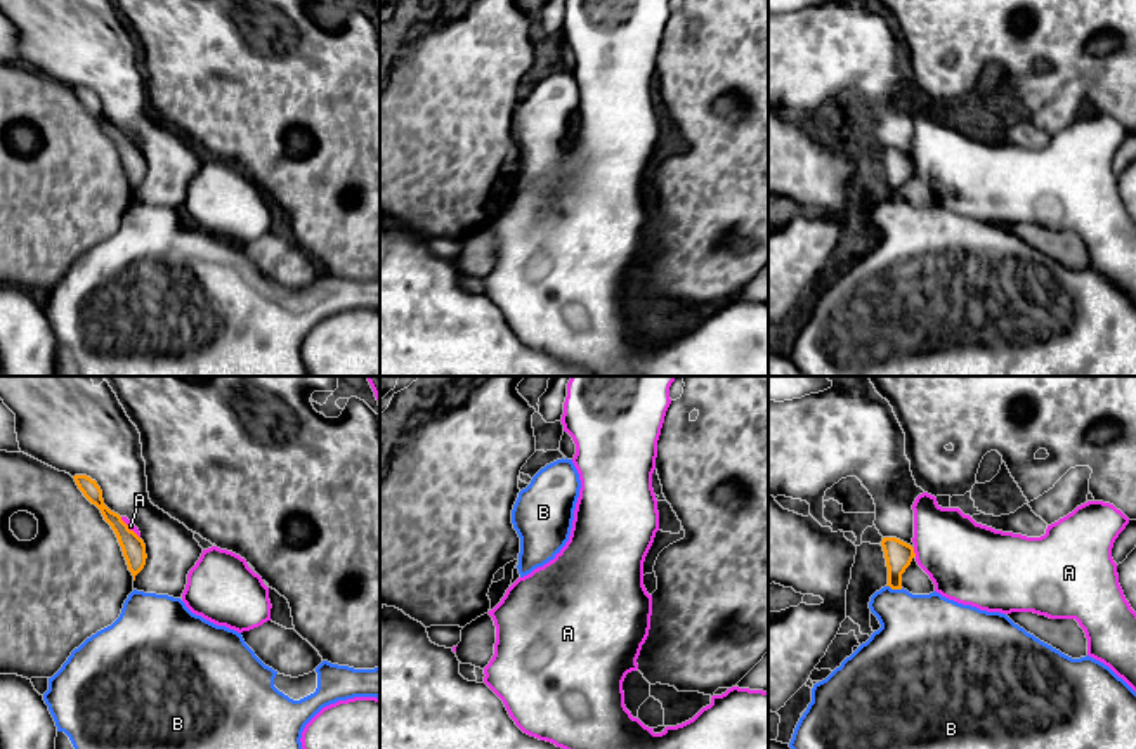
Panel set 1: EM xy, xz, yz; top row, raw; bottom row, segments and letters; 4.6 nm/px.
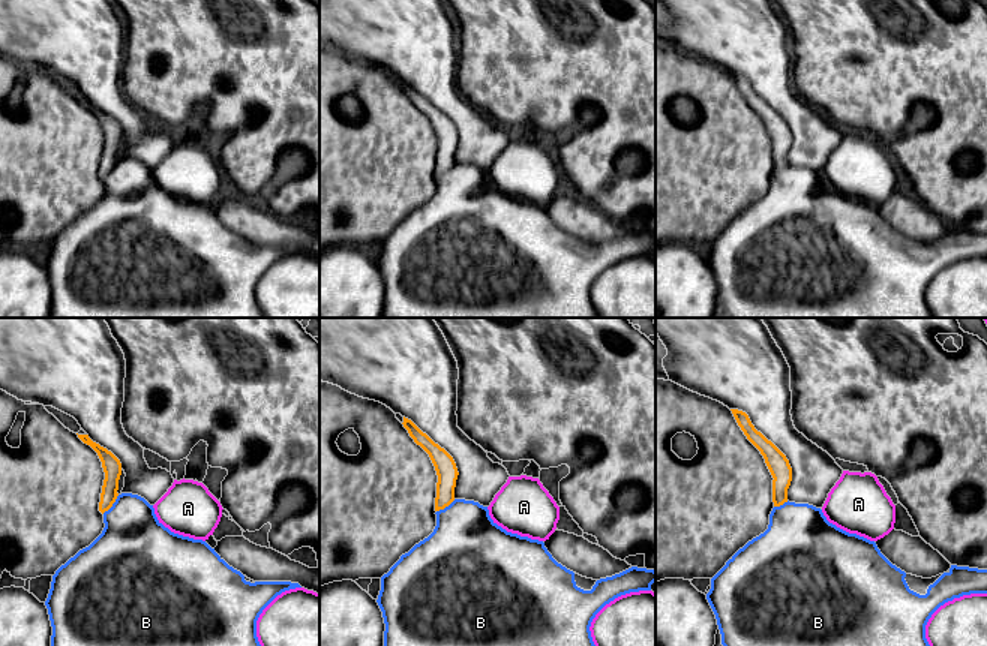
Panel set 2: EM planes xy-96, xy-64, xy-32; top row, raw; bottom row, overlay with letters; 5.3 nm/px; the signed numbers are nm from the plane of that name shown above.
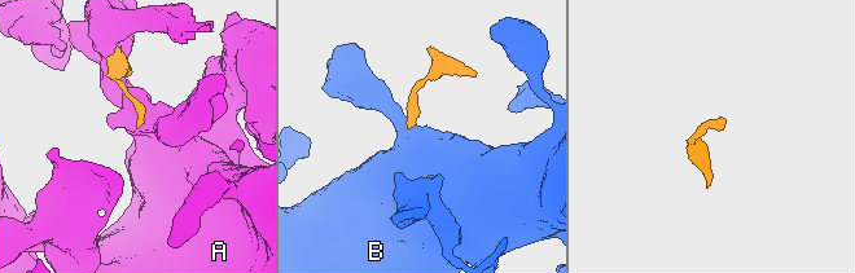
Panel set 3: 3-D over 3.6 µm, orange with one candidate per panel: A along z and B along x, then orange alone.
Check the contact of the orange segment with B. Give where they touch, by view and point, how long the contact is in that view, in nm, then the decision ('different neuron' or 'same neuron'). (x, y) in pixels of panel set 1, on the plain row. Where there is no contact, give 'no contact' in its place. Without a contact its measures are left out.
yz (895, 200) | 80 nm | same neuron

